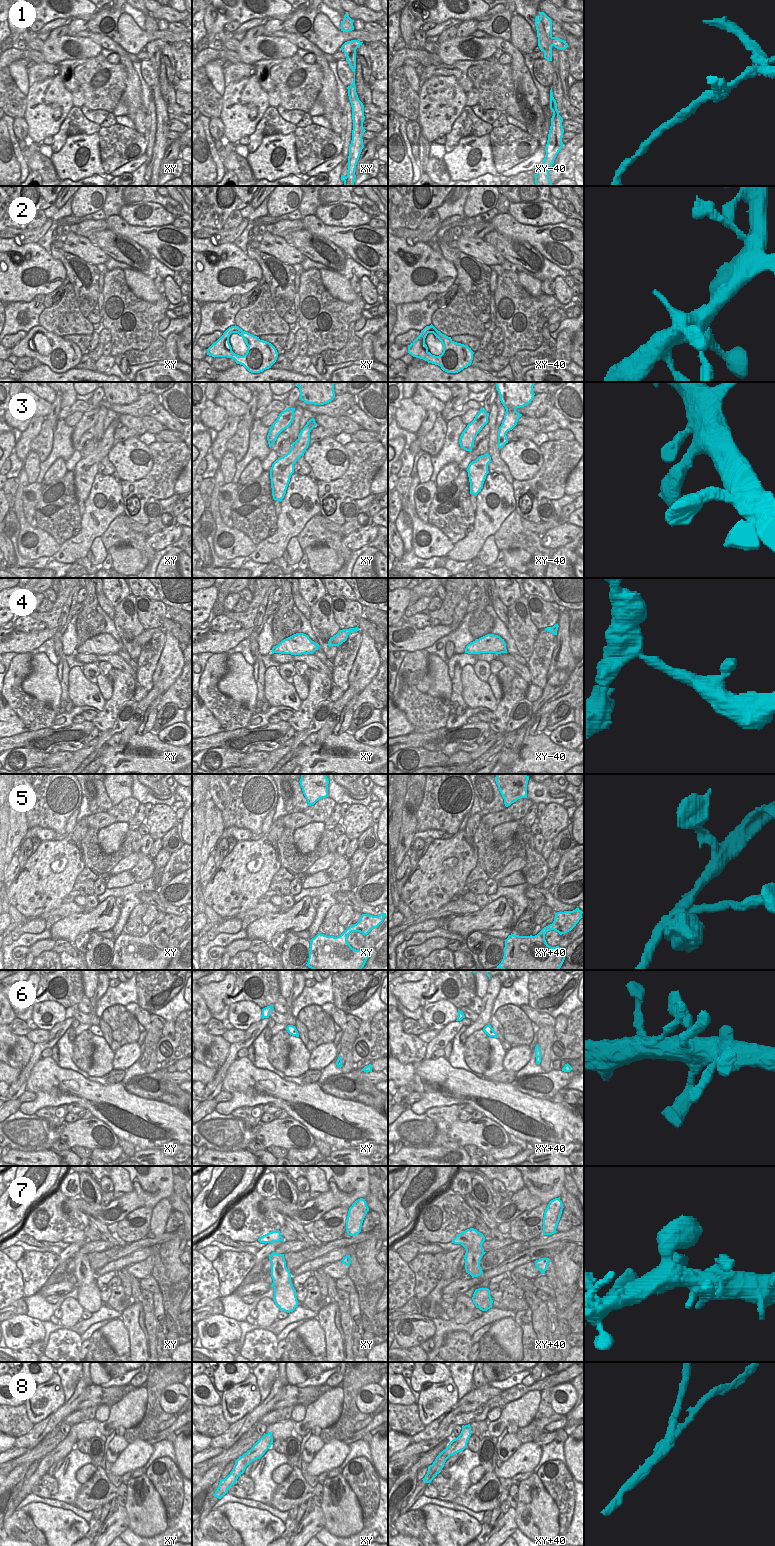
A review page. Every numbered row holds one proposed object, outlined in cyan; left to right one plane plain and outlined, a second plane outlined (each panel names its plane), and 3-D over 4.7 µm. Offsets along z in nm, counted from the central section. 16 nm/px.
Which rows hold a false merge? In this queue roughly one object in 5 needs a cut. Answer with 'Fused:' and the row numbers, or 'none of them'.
Fused: 1, 8

